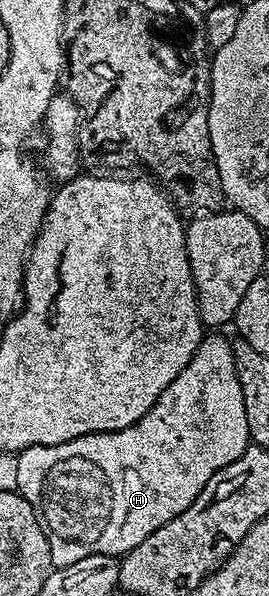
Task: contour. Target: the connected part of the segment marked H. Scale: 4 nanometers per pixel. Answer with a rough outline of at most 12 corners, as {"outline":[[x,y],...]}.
{"outline":[[234,343],[16,455],[54,567],[125,555],[251,444]]}

